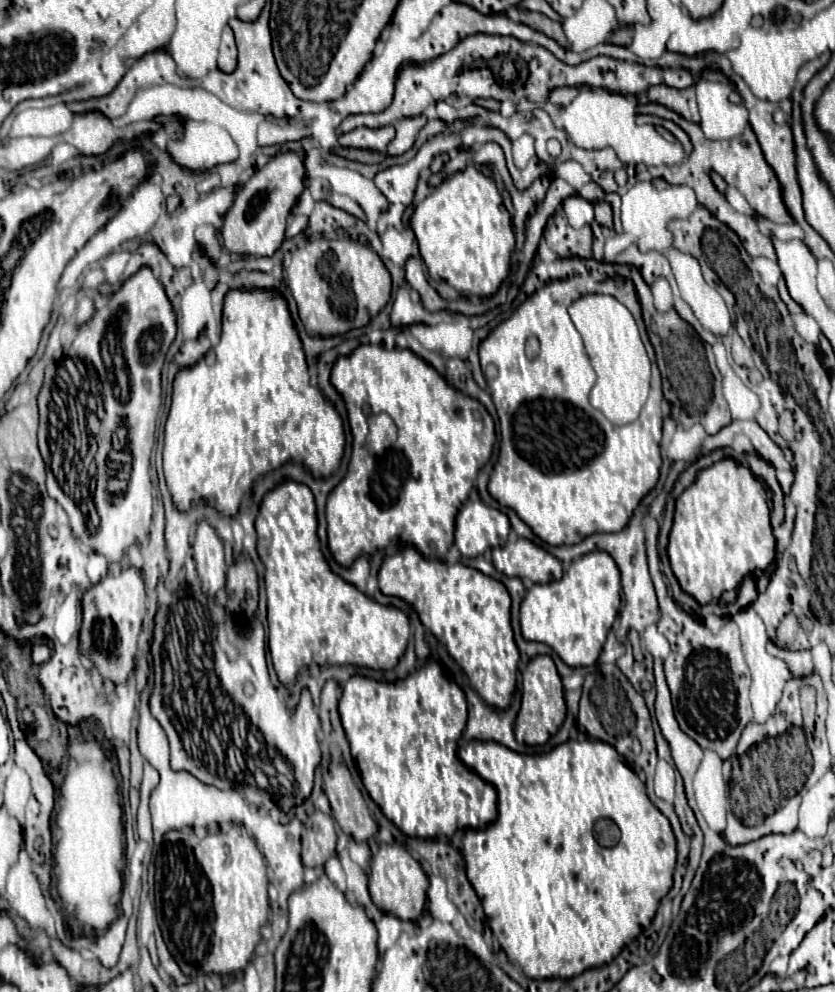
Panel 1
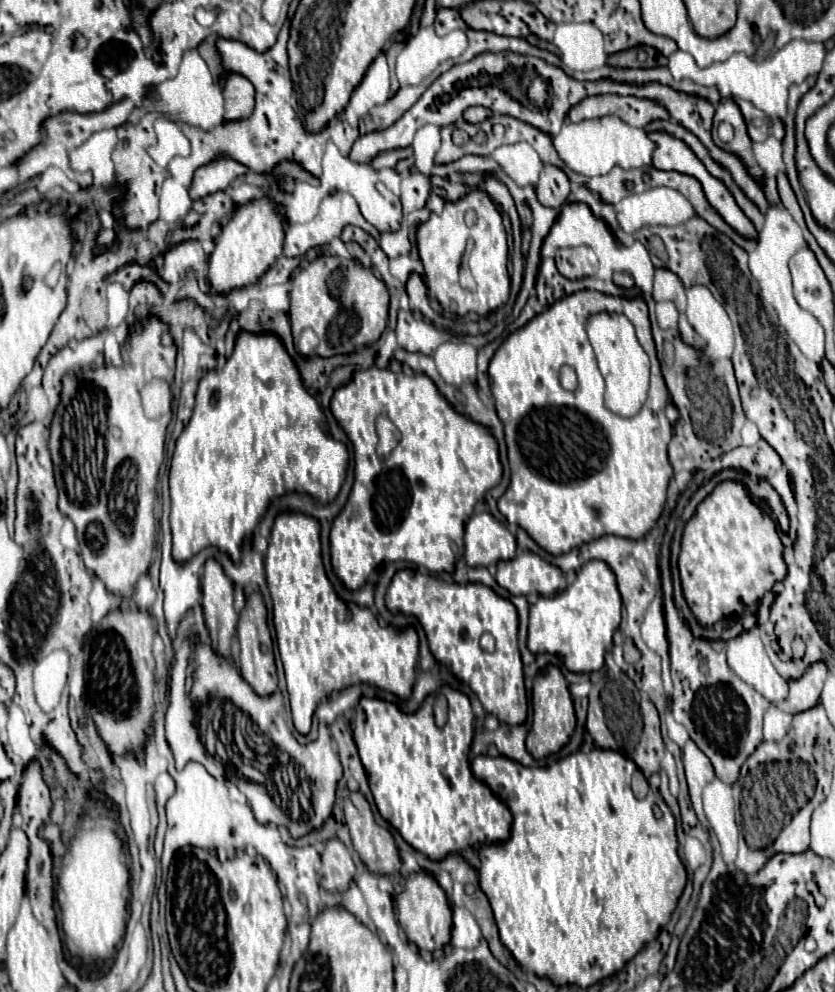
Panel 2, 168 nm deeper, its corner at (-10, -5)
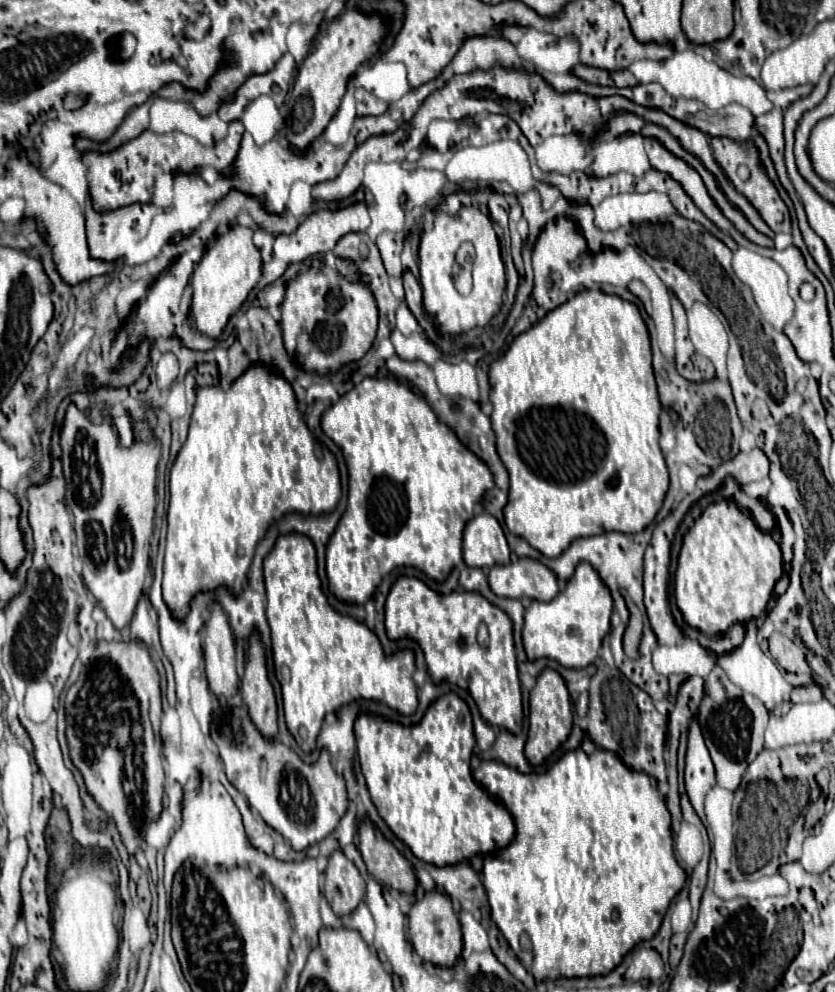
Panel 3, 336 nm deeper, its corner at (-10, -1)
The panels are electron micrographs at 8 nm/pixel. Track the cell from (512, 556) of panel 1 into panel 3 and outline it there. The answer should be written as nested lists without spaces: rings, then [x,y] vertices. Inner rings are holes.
[[[520,558],[516,564],[494,566],[488,574],[488,586],[496,596],[532,598],[548,602],[558,594],[558,580],[542,562]]]

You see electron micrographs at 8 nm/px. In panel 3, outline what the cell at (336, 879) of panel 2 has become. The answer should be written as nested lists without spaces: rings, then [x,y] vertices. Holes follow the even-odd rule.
[[[336,850],[328,858],[324,896],[332,906],[336,916],[352,914],[358,904],[364,900],[366,882],[360,876],[358,868],[344,856],[342,850]]]

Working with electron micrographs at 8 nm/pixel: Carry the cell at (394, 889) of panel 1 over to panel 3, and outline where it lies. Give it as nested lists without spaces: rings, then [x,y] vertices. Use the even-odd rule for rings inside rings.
[[[428,892],[424,900],[412,904],[408,914],[408,930],[410,930],[410,942],[424,962],[442,968],[452,968],[458,964],[462,952],[462,932],[452,902],[446,896],[442,896],[440,892]]]

